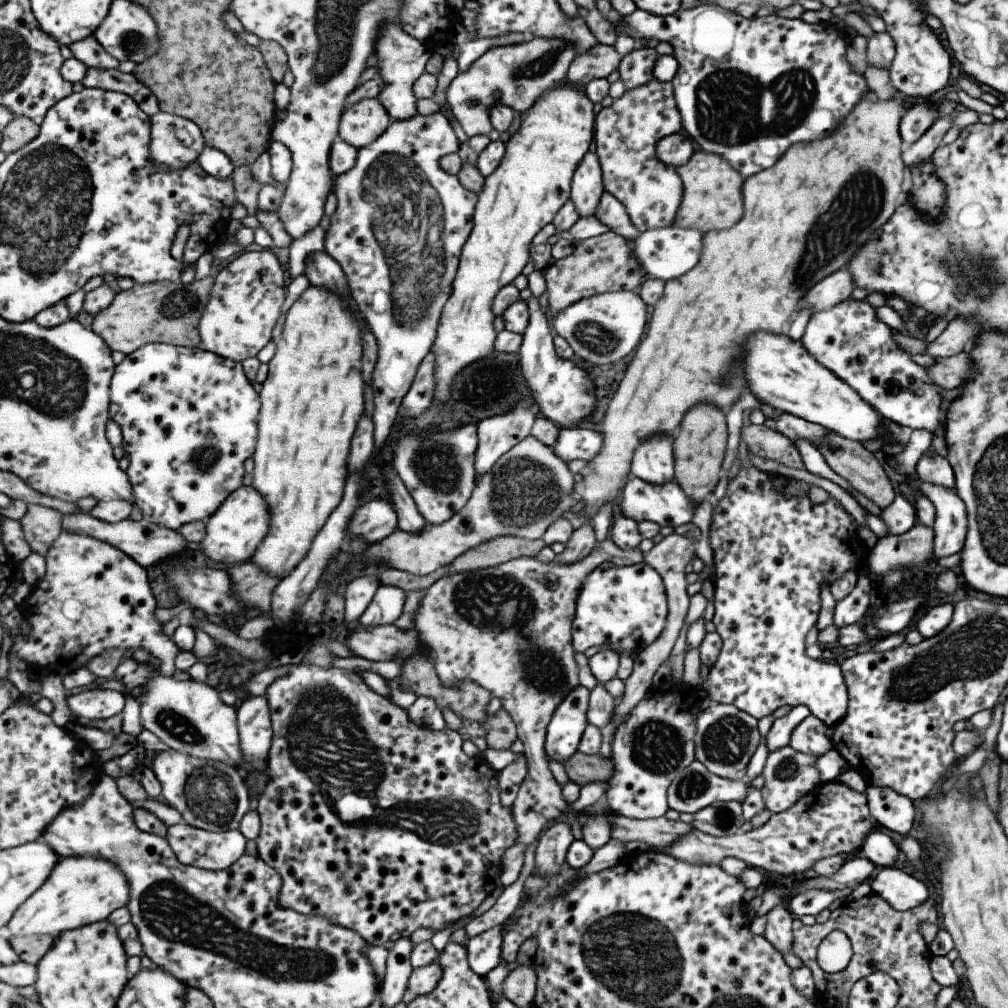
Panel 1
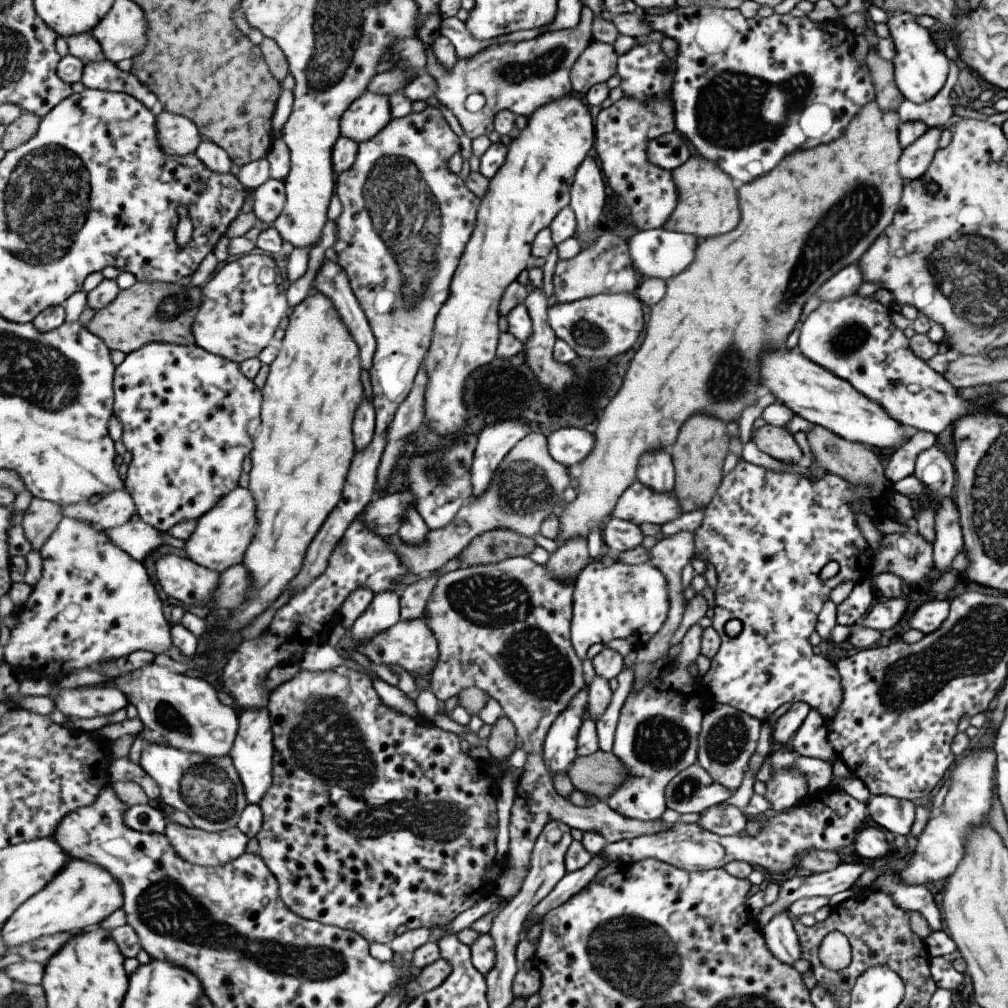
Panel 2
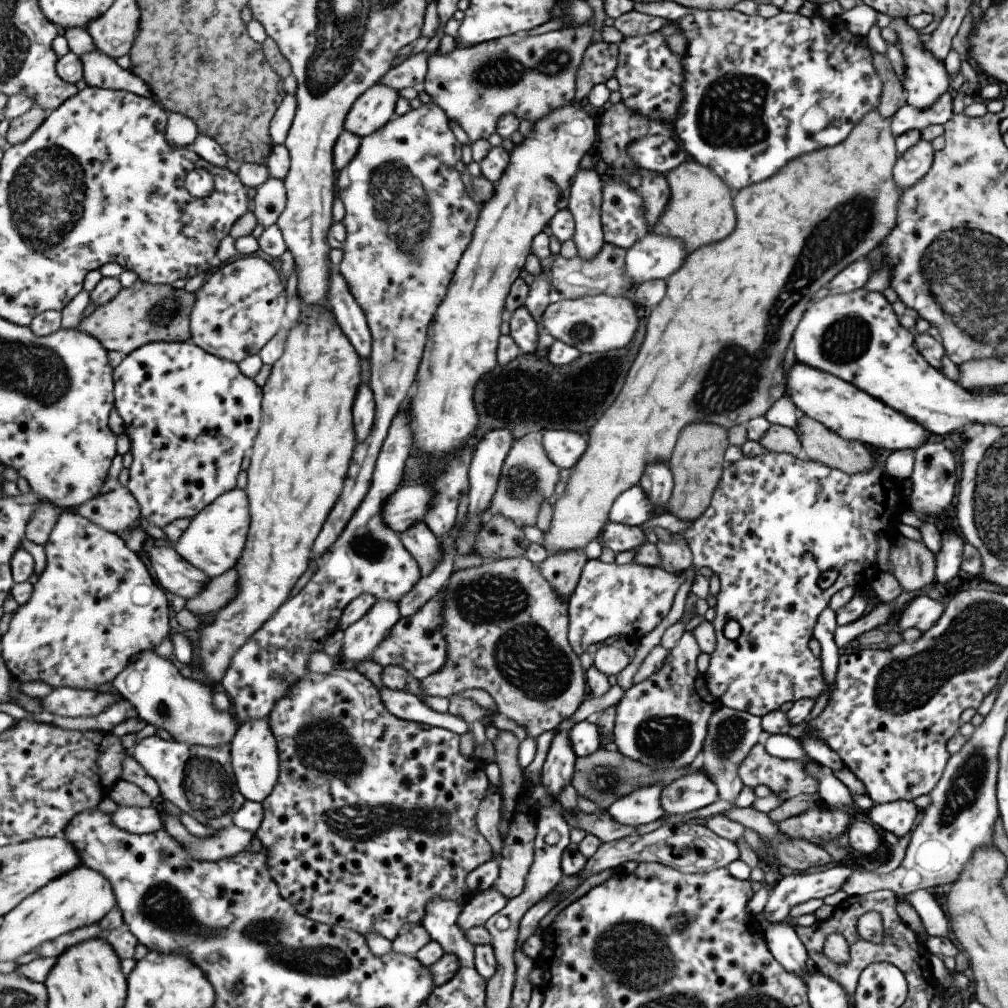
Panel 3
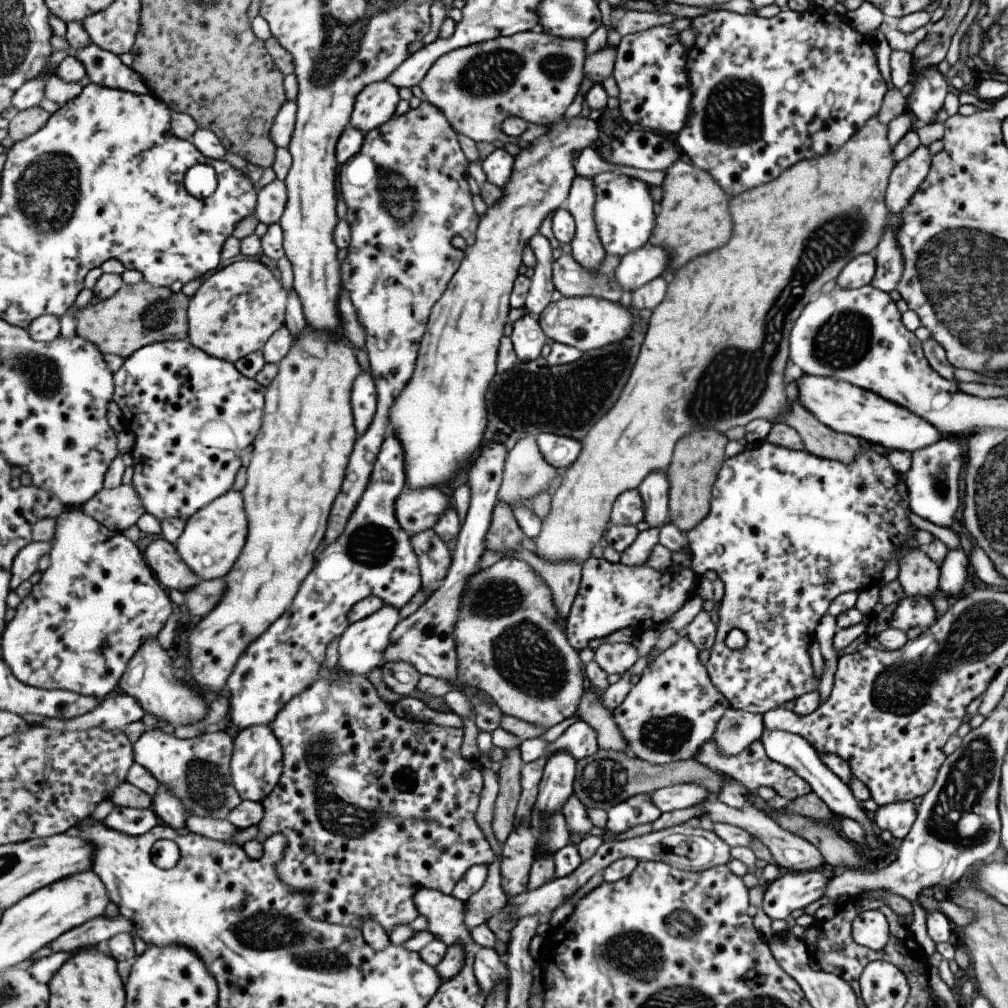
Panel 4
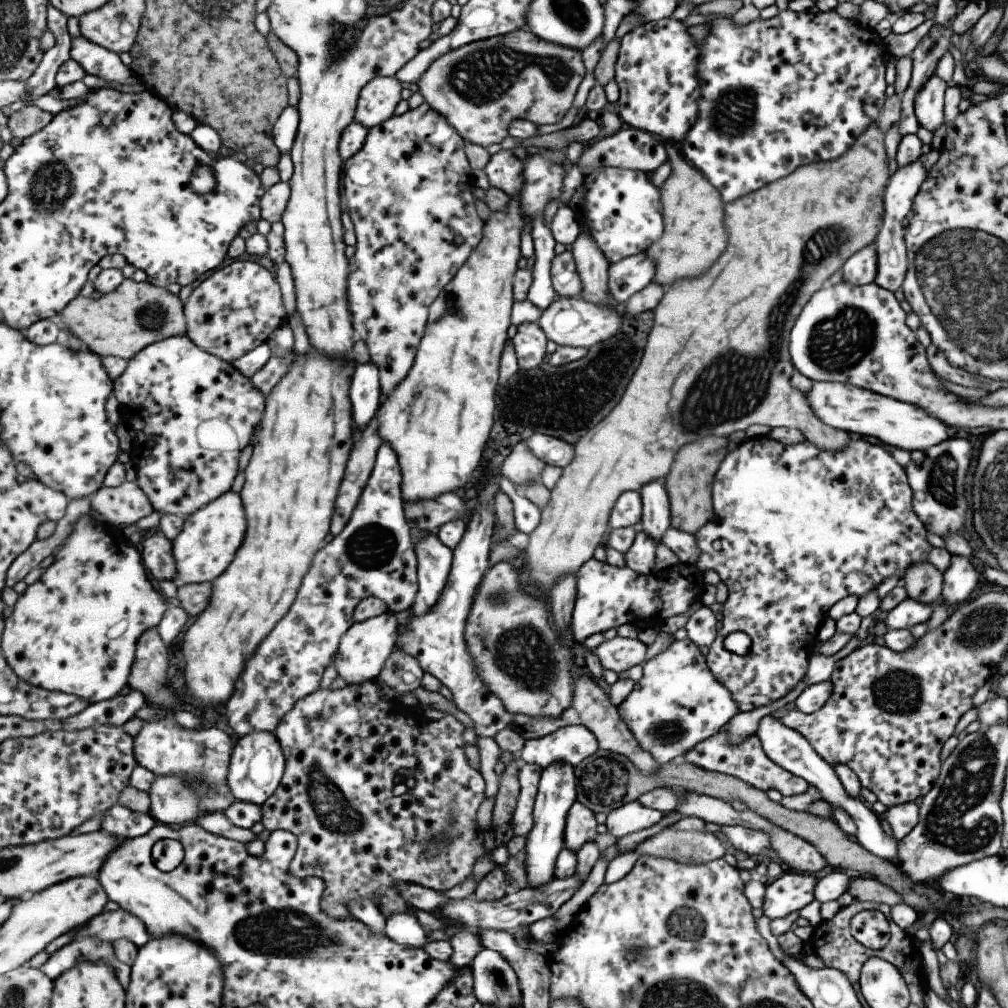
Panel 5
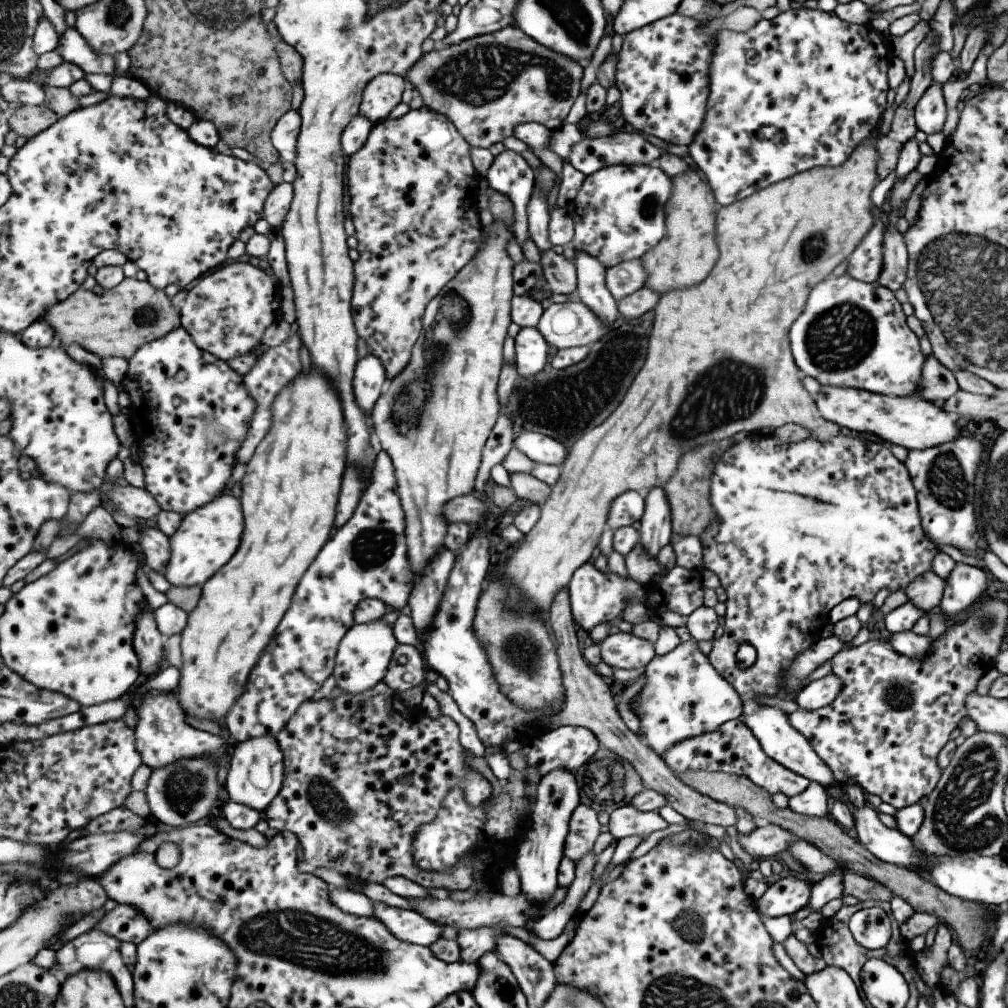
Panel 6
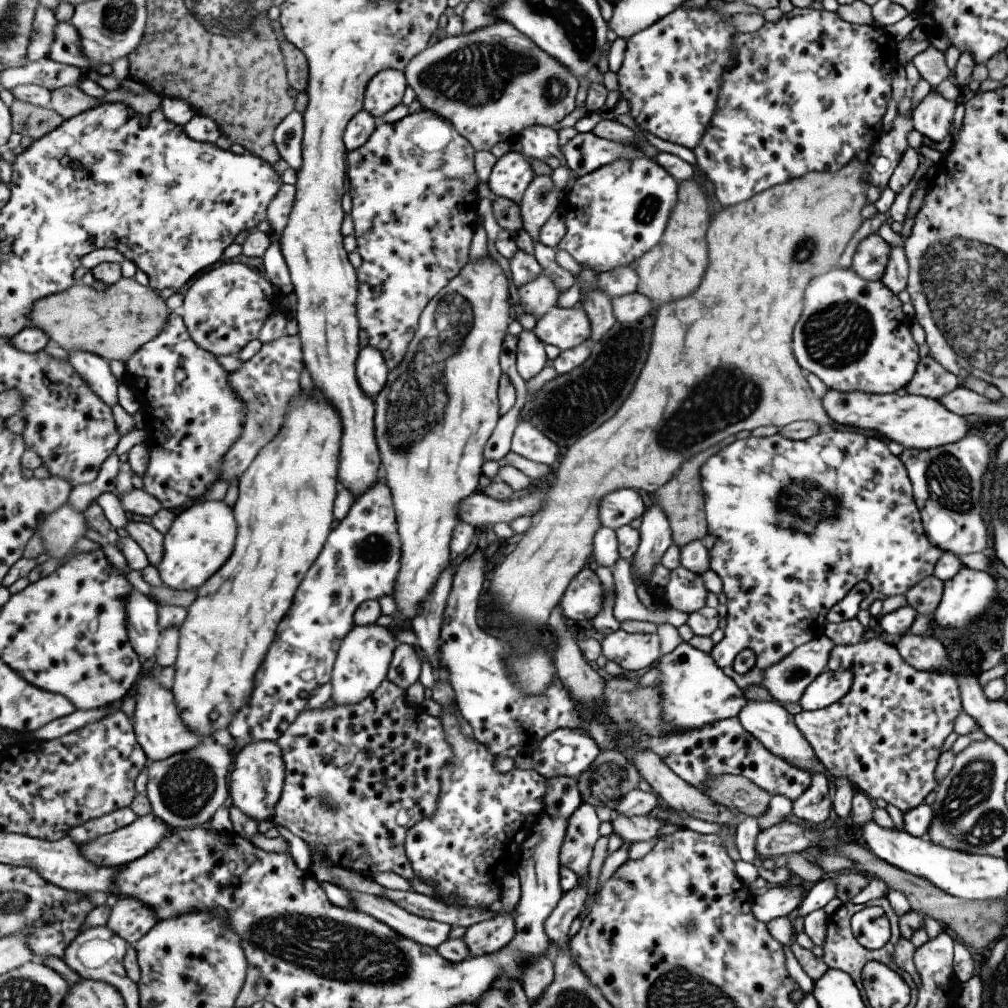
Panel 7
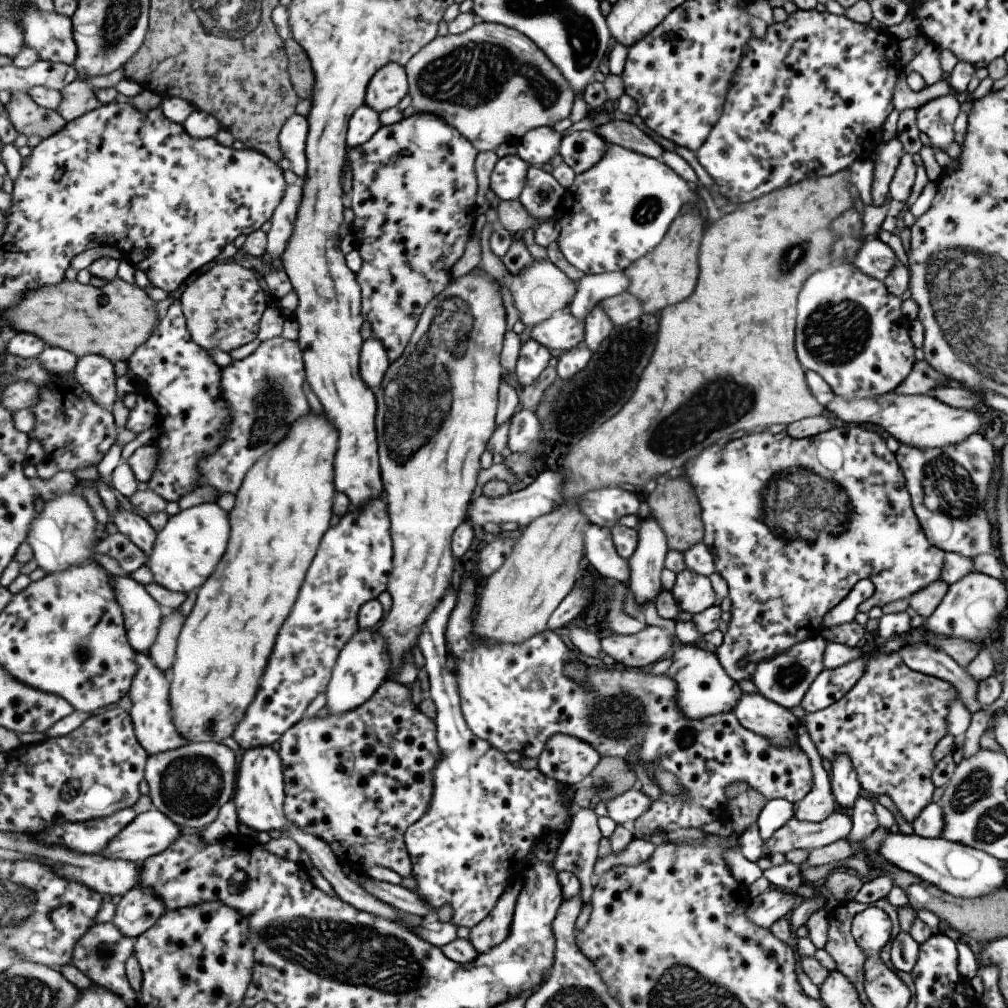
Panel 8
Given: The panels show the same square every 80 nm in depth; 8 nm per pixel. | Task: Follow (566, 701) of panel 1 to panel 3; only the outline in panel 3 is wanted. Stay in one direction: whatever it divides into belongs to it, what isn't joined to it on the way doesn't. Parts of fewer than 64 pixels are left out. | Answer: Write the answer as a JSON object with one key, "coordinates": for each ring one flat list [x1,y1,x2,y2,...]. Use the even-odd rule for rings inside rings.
{"coordinates":[[569,717,553,731,555,736,544,764,542,782,550,790,554,800,557,800,560,790,572,782,576,769,578,756,571,740,571,731,575,725,573,717]]}

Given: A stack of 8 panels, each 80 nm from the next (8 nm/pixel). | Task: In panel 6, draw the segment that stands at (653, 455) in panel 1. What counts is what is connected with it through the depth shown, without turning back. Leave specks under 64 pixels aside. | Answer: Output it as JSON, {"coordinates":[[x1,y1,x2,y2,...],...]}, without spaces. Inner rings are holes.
{"coordinates":[[655,487,646,497,647,508,641,523,640,534,643,548,656,558,657,552,669,544,672,536,670,512,662,488]]}

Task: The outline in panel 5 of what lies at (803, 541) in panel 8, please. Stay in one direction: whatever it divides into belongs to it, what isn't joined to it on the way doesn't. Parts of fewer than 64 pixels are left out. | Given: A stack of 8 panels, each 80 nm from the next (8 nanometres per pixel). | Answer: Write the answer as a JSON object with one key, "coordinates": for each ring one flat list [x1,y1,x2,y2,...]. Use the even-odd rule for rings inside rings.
{"coordinates":[[765,436,753,439,745,438,734,450,725,454,714,475,711,520,692,536,695,536,697,548,699,548,699,556,697,556,694,567,701,574,712,570,727,588,727,599,722,603,723,608,720,611,721,628,716,631,715,639,709,647,707,667,715,676,715,680,719,684,723,684,725,690,729,690,733,703,739,711,751,711,759,706,775,702,775,700,783,698,790,690,793,690,795,684,799,684,803,680,812,648,819,644,816,640,819,628,827,618,827,610,835,602,847,596,861,598,865,592,869,592,873,588,877,589,886,578,896,575,901,580,909,566,919,564,919,562,928,562,927,554,932,547,927,542,926,530,913,512,911,498,913,498,913,492,907,484,904,468,901,468,893,460,893,456,885,452,881,446,869,444,867,440,849,440,841,450,831,452,831,450,817,450,813,444,806,441,801,444,785,446],[736,631,743,632,751,640,751,646,745,656,737,656,737,654,727,652,723,648,724,637]]}

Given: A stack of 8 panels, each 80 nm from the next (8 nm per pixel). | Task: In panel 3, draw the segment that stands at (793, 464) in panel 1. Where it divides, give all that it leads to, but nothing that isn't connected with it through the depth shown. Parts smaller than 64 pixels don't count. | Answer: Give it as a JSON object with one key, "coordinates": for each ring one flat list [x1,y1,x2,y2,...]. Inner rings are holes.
{"coordinates":[[769,425,758,442,767,453,785,453,798,459,804,458,801,439,792,428]]}

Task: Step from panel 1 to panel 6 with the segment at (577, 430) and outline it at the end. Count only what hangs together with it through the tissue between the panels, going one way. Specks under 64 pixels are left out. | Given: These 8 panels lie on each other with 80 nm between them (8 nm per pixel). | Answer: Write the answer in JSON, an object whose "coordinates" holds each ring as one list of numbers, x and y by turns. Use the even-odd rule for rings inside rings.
{"coordinates":[[523,430,521,434,516,436,515,448,527,454,535,463,544,463,547,465,563,465,569,455,569,446,565,446,563,442,539,434,537,432,527,432]]}

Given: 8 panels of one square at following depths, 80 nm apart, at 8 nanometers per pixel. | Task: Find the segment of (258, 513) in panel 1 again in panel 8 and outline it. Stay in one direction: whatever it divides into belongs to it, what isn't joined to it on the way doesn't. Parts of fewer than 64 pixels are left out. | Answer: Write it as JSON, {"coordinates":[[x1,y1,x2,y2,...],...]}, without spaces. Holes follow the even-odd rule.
{"coordinates":[[216,502,201,503,170,516,167,526,158,533,158,540,148,559,147,566,155,582,180,593,200,589,225,556,231,531,230,513,222,510]]}

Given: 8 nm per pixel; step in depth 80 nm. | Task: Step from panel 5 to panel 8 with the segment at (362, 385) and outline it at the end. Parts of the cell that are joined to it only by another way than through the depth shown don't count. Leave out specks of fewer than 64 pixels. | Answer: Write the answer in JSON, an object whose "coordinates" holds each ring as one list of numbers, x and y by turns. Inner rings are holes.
{"coordinates":[[369,338,362,346,361,372,367,386,381,386,383,378,389,370,390,358,386,346,377,339]]}

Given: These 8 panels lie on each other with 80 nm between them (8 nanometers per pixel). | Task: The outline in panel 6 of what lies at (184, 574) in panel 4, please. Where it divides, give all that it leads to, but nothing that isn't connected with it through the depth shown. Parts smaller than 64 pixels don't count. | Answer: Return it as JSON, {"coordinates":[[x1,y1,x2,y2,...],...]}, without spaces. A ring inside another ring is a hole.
{"coordinates":[[157,527,141,530,138,542,145,554,145,563,153,571,165,575,171,561,170,538]]}

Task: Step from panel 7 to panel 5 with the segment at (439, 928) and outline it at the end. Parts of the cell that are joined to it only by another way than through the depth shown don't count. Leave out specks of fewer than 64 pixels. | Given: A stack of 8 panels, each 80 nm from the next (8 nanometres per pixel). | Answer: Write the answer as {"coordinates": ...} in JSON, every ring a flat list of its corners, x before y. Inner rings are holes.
{"coordinates":[[397,912,386,918,387,934,398,944,411,947,427,946,429,931,425,930,412,912]]}

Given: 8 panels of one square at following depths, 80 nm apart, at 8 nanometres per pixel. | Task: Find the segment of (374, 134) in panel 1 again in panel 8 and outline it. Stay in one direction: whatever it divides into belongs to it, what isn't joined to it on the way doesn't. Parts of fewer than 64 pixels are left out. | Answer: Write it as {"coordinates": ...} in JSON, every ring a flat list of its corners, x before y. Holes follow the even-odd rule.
{"coordinates":[[391,63,379,69,371,79,366,92,366,105,381,114,396,107,407,94,410,94,410,82,406,67]]}

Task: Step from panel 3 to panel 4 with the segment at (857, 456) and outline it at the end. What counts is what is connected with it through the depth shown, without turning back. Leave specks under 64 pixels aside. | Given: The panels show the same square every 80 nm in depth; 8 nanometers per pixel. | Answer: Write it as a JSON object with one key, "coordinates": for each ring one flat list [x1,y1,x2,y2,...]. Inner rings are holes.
{"coordinates":[[876,116,871,117,835,152,801,160,783,170,777,178,728,199,733,224,731,238,715,250,715,254,695,258,691,266,683,266,683,270,677,270,671,274,673,278,667,280,663,302,651,310,651,326,631,380,611,414,603,416,582,438,587,438,582,442,582,453,565,470,563,480,552,496,552,513,542,522,540,534,533,538,535,554,553,562,576,560,584,563,592,556,594,548,604,543,615,501,628,490,638,489,652,472,665,472,673,458,671,448,675,440,693,430,713,428,723,433,732,426,743,426,753,418,763,418,771,424,785,423,795,430,803,450,809,454,843,464,853,462,856,453,862,450,860,440,822,425,797,400,788,402,783,388,788,360,787,336,803,306,819,294,821,286,836,278,852,258,873,250,888,225,896,227,899,224,899,216,891,214,884,203,888,176,895,163,886,137,887,129,888,126,879,122],[779,258,791,260,779,266],[775,418,782,420,776,422],[629,438,635,442,635,452,627,452,631,444],[657,446,661,446,659,454],[619,448,623,452,619,452]]}

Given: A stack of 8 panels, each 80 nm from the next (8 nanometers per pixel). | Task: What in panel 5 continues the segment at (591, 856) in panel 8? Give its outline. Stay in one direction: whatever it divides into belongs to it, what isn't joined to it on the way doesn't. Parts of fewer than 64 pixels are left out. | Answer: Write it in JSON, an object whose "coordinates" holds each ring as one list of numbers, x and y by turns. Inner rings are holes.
{"coordinates":[[580,801,575,802,567,818,566,847,573,854,581,852,587,842,597,837,598,824,596,813,591,808]]}

